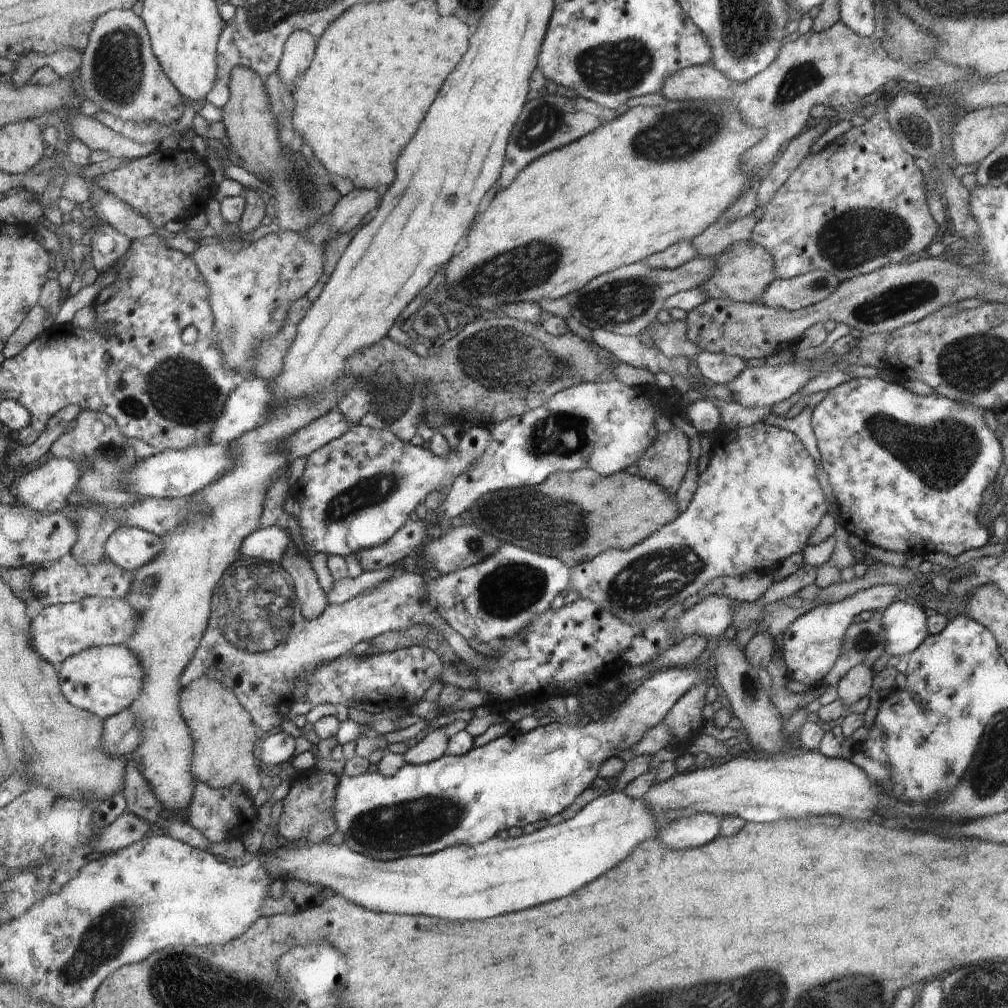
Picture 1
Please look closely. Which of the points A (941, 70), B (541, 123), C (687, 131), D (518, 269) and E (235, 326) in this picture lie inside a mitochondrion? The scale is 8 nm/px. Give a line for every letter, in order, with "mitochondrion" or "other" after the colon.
A: other
B: mitochondrion
C: mitochondrion
D: mitochondrion
E: mitochondrion

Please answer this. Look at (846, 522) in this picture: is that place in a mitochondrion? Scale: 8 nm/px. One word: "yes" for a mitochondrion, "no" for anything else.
no

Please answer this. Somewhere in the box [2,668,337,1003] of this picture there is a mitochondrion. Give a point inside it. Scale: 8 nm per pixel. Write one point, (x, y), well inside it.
(108, 936)

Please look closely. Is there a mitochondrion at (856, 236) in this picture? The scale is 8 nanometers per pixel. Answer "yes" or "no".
yes

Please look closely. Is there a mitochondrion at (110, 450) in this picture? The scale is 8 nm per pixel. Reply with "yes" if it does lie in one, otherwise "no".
yes

